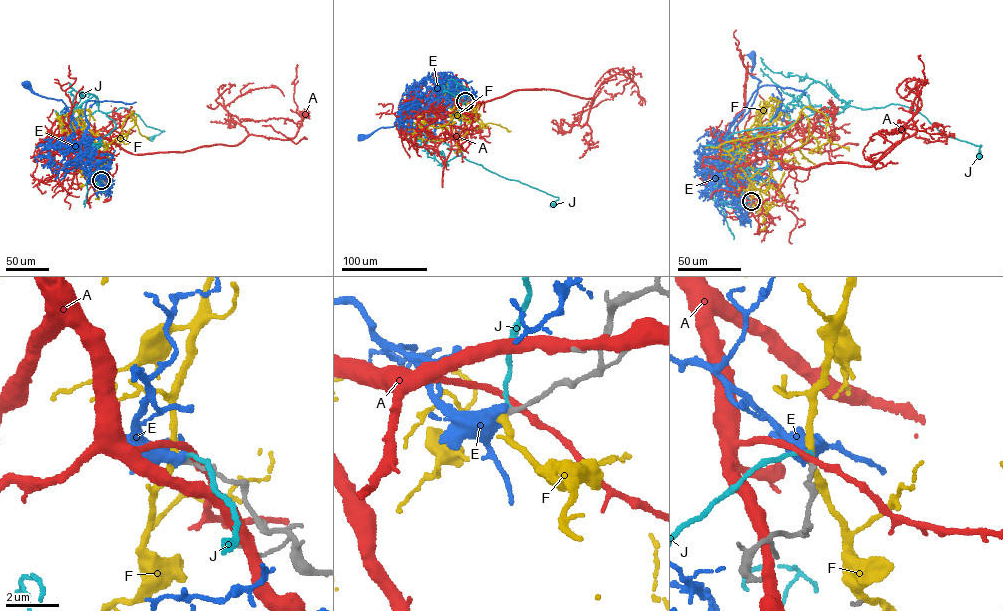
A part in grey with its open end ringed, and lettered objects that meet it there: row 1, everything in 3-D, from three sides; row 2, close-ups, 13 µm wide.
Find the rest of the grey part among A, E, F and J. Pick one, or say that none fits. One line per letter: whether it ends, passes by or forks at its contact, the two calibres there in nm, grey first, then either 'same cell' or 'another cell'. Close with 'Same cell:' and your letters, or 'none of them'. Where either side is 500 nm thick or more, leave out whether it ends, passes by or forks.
A: it passes by; 200 nm thick on the grey side, 240 nm on the other; another cell
E: it ends there; 180 nm thick on the grey side, 440 nm on the other; another cell
F: it passes by; 190 nm thick on the grey side, 260 nm on the other; same cell
J: it ends there; 190 nm thick on the grey side, 170 nm on the other; another cell
Same cell: F

